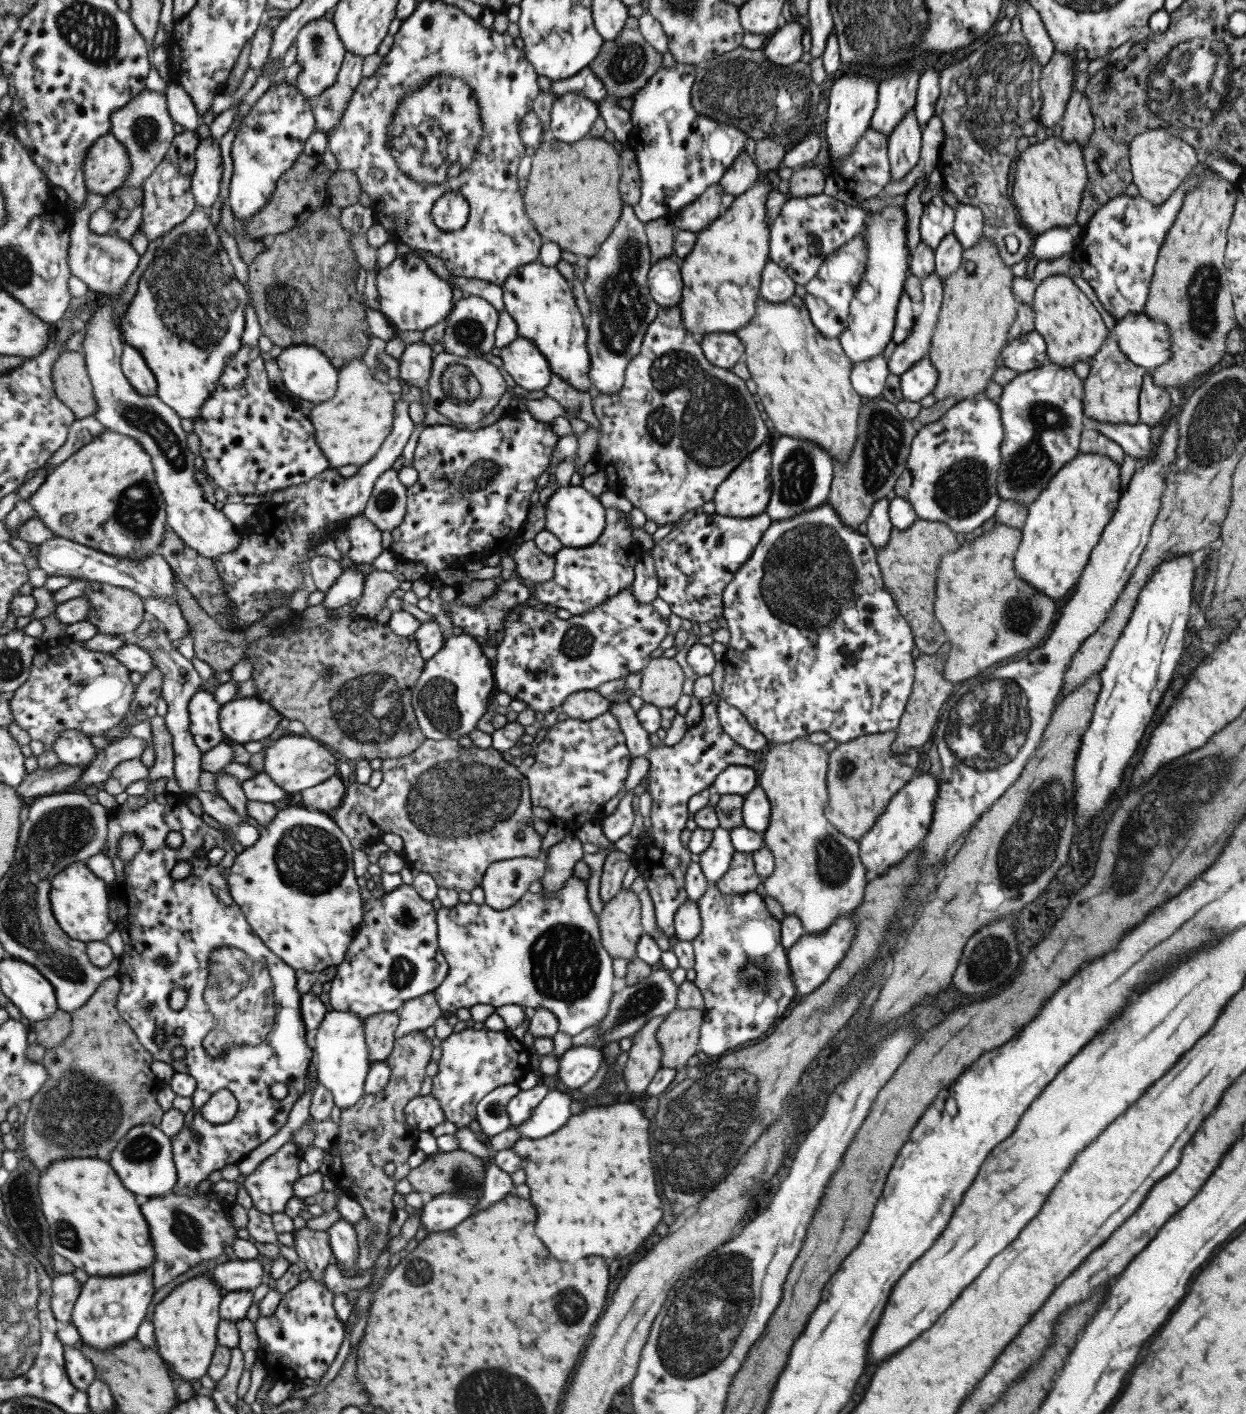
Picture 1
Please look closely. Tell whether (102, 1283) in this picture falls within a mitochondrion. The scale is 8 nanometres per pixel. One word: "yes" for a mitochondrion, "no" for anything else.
no

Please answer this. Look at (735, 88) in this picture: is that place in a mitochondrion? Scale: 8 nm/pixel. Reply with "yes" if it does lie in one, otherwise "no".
yes

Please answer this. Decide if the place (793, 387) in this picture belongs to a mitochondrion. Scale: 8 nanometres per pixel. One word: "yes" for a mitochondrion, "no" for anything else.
no

